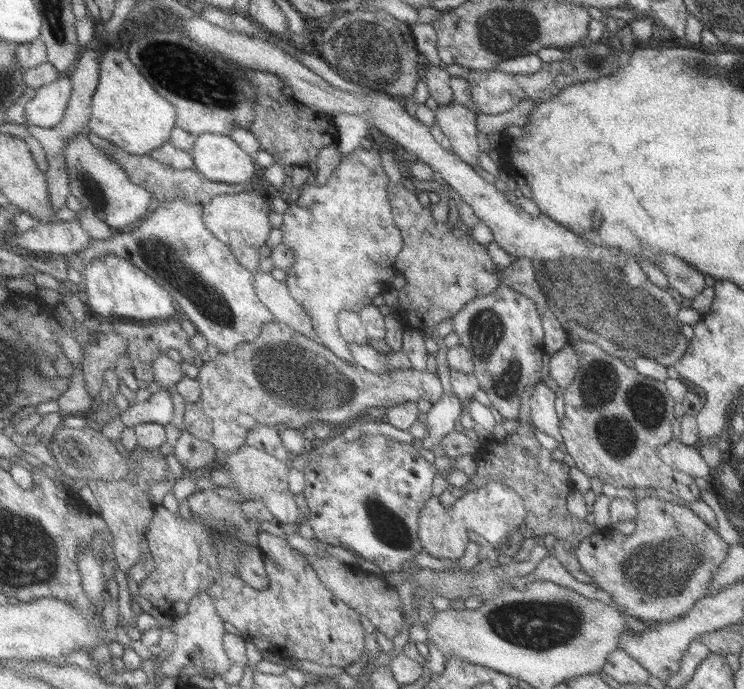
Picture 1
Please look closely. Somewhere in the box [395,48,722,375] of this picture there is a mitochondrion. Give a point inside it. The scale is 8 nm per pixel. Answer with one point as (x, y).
(595, 300)

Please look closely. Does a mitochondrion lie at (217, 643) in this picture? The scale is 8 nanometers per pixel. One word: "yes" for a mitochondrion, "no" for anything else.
no

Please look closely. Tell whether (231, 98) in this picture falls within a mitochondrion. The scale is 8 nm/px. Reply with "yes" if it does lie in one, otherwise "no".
yes

